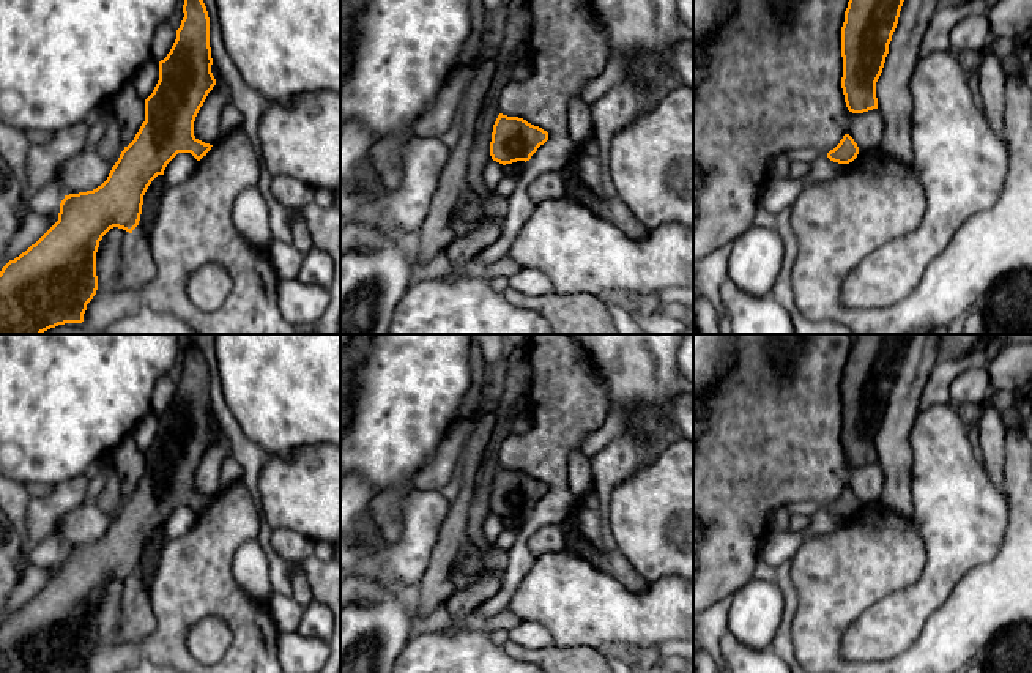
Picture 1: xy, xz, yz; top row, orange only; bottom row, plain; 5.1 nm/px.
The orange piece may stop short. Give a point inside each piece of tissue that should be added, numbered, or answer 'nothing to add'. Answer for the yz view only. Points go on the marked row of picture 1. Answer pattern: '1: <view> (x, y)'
nothing to add

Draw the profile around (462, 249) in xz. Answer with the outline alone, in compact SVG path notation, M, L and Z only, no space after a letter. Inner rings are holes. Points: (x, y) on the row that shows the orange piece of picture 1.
M481 216L471 232L465 233L463 236L457 236L444 249L446 257L452 263L452 270L446 274L447 279L465 276L462 271L463 266L499 236L501 227L495 222L495 219L490 219L488 222L485 219L485 216Z

